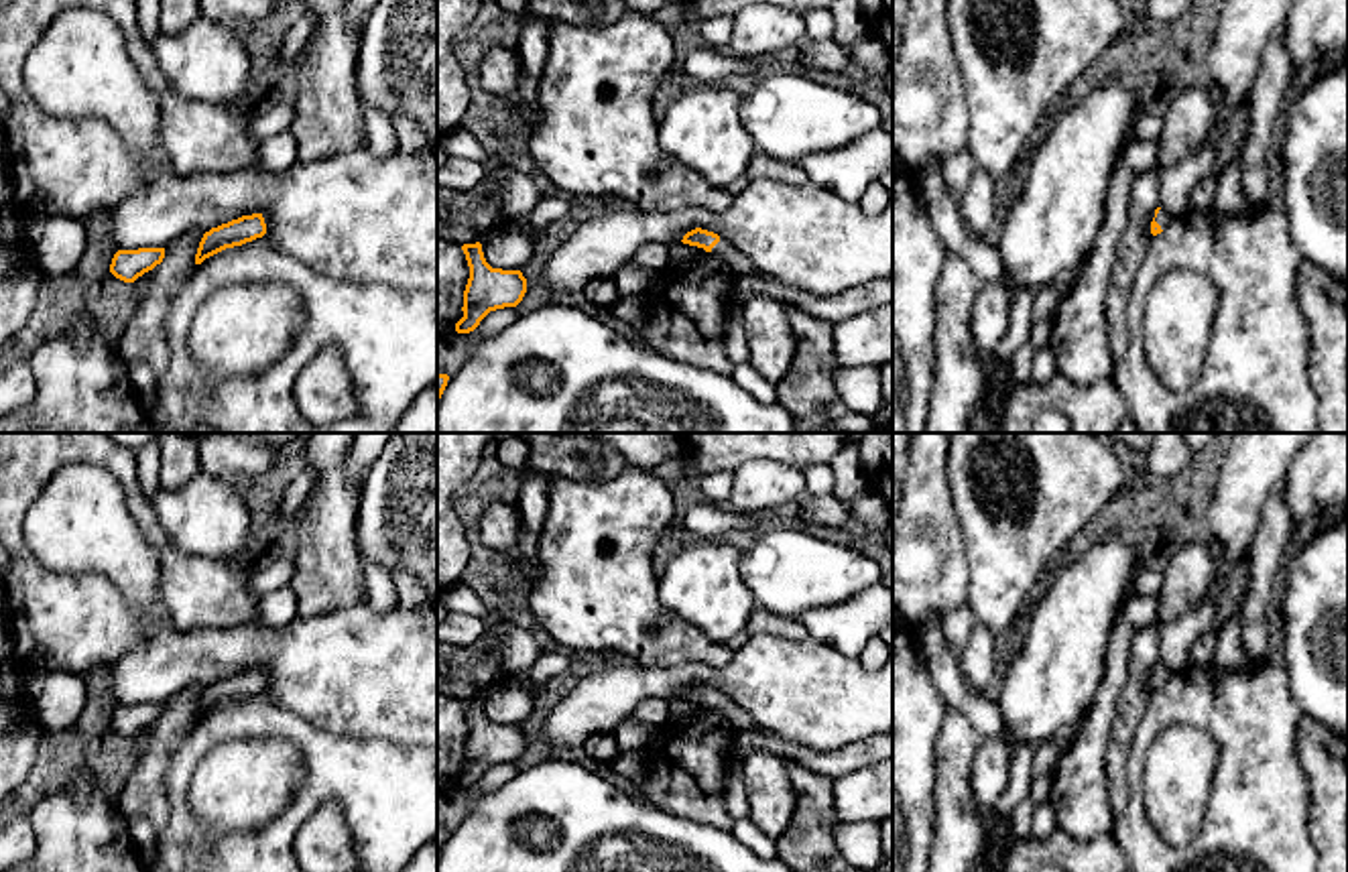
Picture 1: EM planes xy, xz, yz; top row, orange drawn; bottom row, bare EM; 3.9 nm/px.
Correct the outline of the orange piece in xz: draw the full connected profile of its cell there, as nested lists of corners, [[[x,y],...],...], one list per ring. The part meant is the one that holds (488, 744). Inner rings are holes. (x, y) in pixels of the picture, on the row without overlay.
[[[480,697],[464,699],[462,705],[470,722],[470,734],[464,746],[464,772],[455,778],[455,787],[470,789],[490,766],[516,762],[527,748],[527,734],[520,726],[492,724]]]

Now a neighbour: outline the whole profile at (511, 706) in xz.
[[[541,652],[527,679],[504,687],[490,687],[480,697],[486,718],[492,724],[520,726],[533,711],[541,687],[571,665],[571,657],[559,652]]]

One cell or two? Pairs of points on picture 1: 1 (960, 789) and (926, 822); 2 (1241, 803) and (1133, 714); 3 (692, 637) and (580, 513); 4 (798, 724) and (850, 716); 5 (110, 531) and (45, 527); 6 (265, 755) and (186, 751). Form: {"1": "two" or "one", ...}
{"1": "two", "2": "two", "3": "one", "4": "one", "5": "one", "6": "two"}

